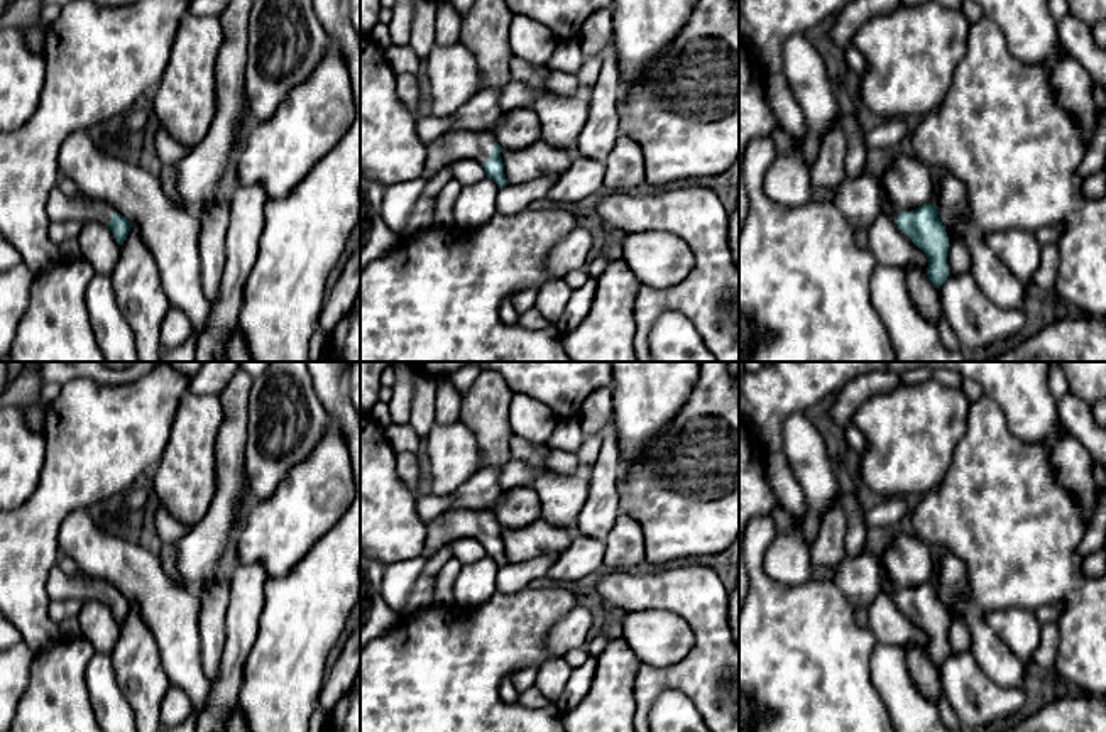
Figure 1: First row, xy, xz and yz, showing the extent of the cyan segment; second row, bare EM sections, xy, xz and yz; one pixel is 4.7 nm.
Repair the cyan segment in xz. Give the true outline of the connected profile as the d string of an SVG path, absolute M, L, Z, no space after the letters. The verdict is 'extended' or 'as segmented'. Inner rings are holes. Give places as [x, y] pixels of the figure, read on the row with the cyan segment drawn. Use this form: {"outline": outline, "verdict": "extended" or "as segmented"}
{"outline": "M450 130L436 139L424 140L424 144L423 179L426 181L458 159L475 159L499 188L509 184L501 157L502 147L496 142L492 132Z", "verdict": "extended"}

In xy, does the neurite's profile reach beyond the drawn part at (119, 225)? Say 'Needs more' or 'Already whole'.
Needs more

